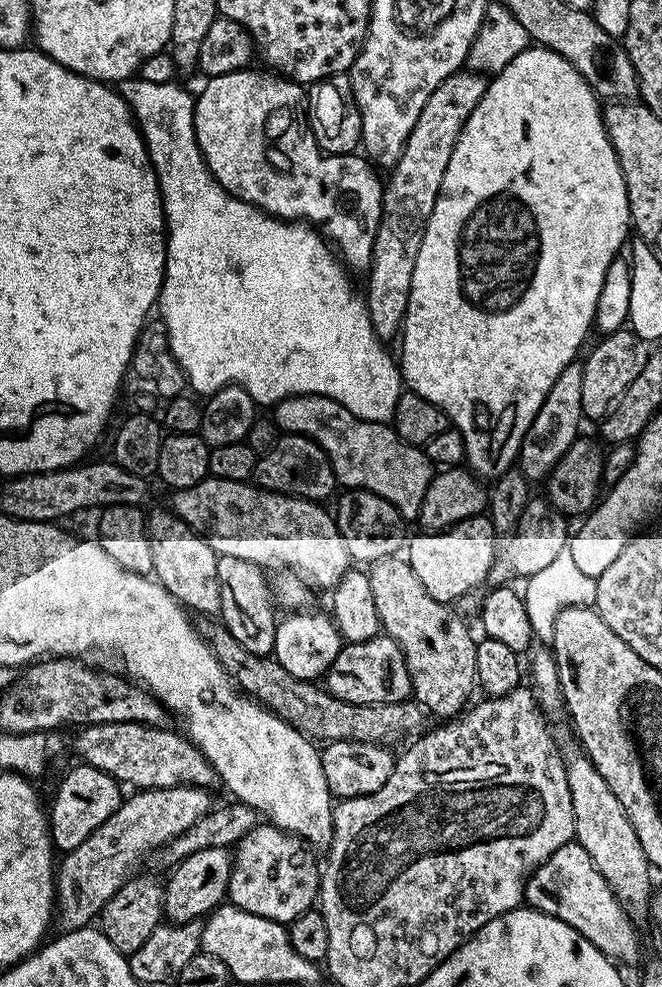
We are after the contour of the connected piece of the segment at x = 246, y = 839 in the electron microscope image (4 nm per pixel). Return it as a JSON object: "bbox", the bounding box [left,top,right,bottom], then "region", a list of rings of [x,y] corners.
{"bbox":[227,822,321,926],"region":[[[262,822],[250,834],[246,834],[234,846],[232,873],[228,883],[227,899],[258,918],[270,918],[285,926],[291,924],[298,914],[309,911],[317,903],[320,894],[321,865],[312,857],[313,849],[290,832],[283,832],[271,822]]]}

